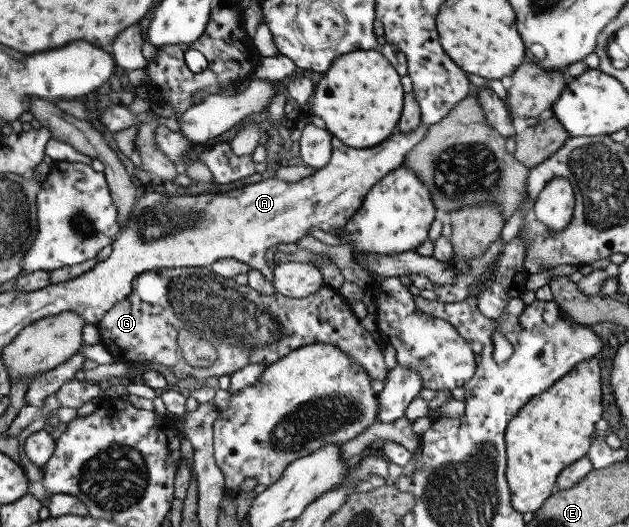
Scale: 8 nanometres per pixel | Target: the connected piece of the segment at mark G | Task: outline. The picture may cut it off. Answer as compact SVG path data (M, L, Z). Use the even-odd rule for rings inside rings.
M173 267L173 268L162 268L160 270L152 270L146 271L146 273L138 275L136 279L133 281L133 288L130 292L129 297L126 296L122 298L120 301L117 301L106 313L102 316L102 319L98 321L98 328L100 332L100 341L99 343L106 347L106 351L112 355L112 358L116 360L116 362L121 363L158 363L162 365L166 365L170 371L172 371L178 379L188 379L188 377L192 377L192 379L196 379L198 383L202 386L205 385L206 379L208 377L222 377L222 375L231 375L238 368L244 367L248 364L260 363L264 364L265 367L272 363L276 363L278 359L283 359L286 355L290 355L290 353L297 351L298 348L312 345L314 343L331 343L335 345L338 349L341 349L342 352L346 352L354 362L358 363L363 367L363 370L370 375L373 379L379 379L383 381L383 379L388 375L388 368L386 367L386 363L384 362L383 357L383 348L379 345L379 342L375 341L372 338L372 335L368 330L366 330L362 324L360 323L360 319L358 319L350 308L350 305L344 301L344 298L340 295L338 290L331 288L329 286L322 286L318 291L315 291L312 295L303 298L291 298L286 297L285 295L280 295L278 292L274 292L272 295L262 295L257 291L251 289L250 286L242 285L239 286L238 282L233 278L226 278L214 273L210 267ZM182 328L188 328L193 332L196 332L198 335L201 335L203 338L207 340L210 338L211 342L215 343L217 347L218 356L216 357L215 363L210 367L205 368L197 368L188 365L185 361L184 355L182 351L180 351L180 347L177 342L177 331Z

